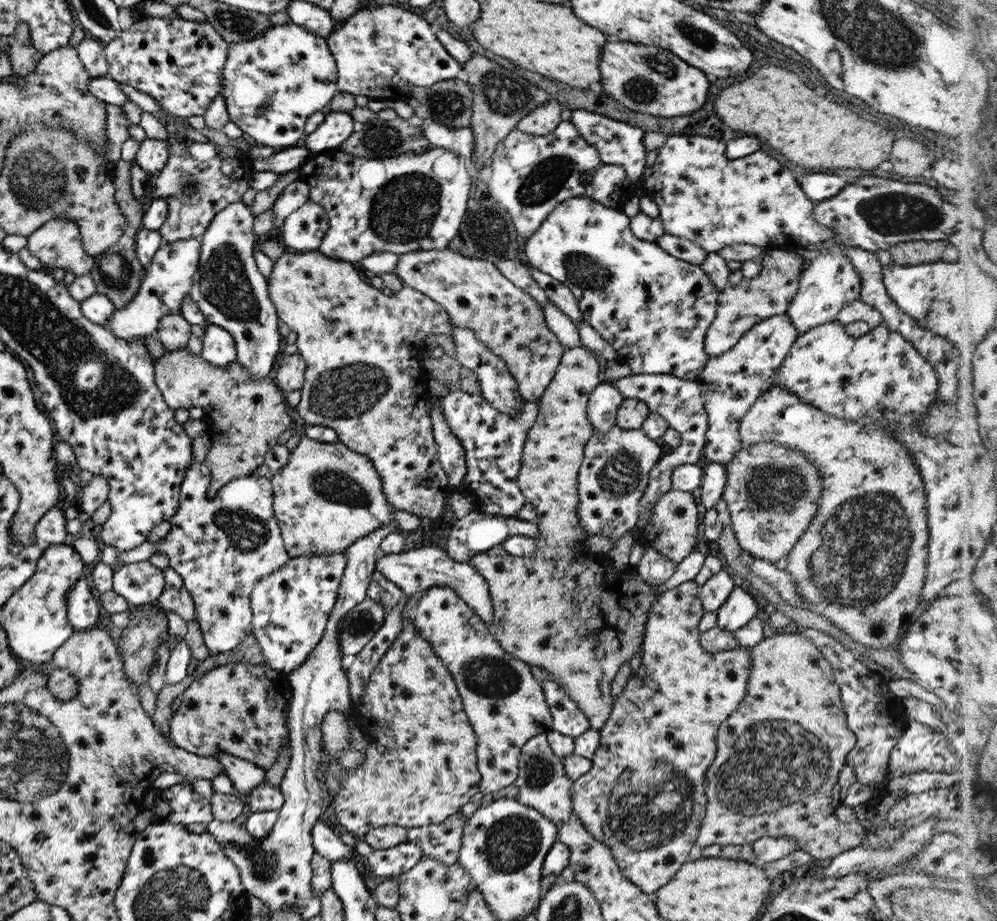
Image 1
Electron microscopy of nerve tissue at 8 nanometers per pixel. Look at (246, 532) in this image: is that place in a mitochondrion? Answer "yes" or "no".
yes

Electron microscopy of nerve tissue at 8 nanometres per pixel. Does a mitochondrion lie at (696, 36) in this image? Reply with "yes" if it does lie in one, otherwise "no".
yes

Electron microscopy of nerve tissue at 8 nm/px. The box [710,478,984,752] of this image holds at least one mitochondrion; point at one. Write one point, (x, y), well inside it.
(861, 553)

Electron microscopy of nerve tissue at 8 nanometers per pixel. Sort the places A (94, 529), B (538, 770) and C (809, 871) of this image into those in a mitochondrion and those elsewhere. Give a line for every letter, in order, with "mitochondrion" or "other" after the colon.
A: other
B: mitochondrion
C: other

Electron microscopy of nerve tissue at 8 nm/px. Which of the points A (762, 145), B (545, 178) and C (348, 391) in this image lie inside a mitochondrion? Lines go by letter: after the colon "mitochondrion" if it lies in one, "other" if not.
A: other
B: mitochondrion
C: mitochondrion

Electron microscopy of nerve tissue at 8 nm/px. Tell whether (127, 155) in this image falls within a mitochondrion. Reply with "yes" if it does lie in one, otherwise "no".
no

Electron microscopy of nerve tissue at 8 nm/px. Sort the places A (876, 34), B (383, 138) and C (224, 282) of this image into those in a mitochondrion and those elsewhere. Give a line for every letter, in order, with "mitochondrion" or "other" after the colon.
A: mitochondrion
B: mitochondrion
C: mitochondrion

